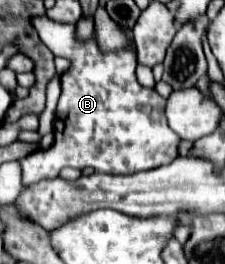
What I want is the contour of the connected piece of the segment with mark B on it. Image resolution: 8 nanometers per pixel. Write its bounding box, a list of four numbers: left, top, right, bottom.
[22,16,180,186]

